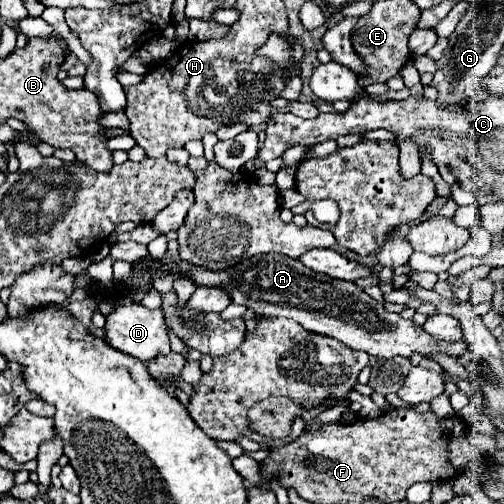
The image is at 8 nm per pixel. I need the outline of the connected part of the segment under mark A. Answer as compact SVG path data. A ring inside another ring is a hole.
M168 242L168 252L164 256L164 264L174 272L174 276L190 276L198 286L218 286L226 288L232 302L252 308L262 316L280 316L296 320L308 332L332 336L344 342L350 348L368 352L374 358L394 358L412 354L422 354L426 358L434 354L446 354L460 358L468 350L468 342L442 342L434 336L426 334L422 326L416 326L412 320L404 320L398 314L386 314L382 302L372 300L362 288L354 282L344 282L330 278L326 274L312 272L300 260L268 252L268 256L254 256L244 260L238 266L228 270L210 272L200 266L186 264L178 258L178 244Z

